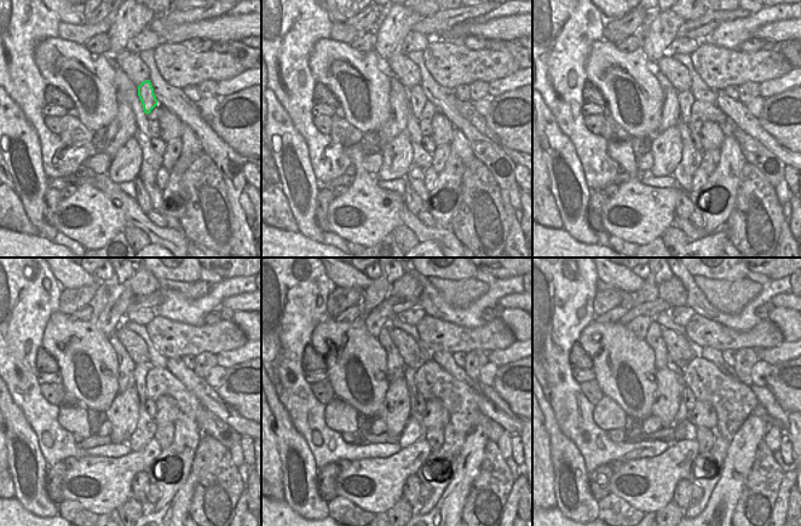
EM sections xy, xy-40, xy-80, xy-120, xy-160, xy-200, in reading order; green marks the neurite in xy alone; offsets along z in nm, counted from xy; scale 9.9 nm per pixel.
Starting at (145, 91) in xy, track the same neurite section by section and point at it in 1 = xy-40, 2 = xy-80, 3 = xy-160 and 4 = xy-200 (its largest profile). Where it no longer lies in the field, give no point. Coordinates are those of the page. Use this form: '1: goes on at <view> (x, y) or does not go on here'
1: goes on at xy-40 (418, 99)
2: goes on at xy-80 (686, 98)
3: goes on at xy-160 (409, 373)
4: goes on at xy-200 (683, 412)

